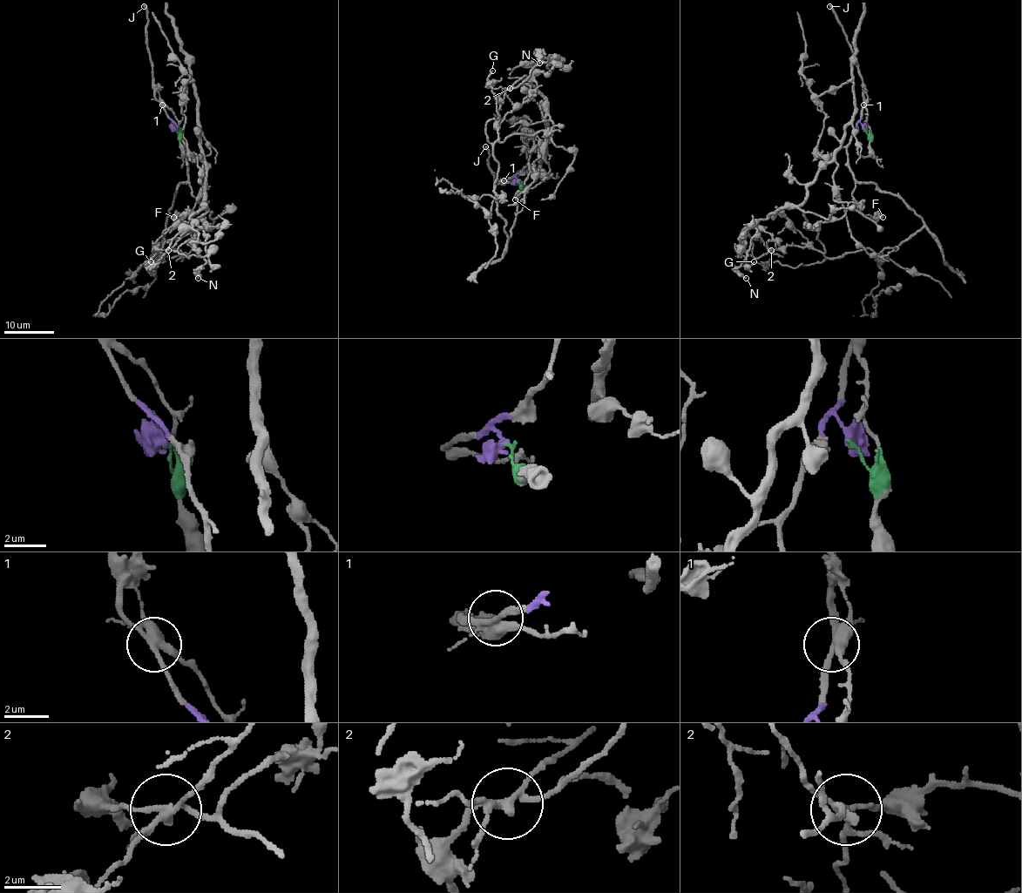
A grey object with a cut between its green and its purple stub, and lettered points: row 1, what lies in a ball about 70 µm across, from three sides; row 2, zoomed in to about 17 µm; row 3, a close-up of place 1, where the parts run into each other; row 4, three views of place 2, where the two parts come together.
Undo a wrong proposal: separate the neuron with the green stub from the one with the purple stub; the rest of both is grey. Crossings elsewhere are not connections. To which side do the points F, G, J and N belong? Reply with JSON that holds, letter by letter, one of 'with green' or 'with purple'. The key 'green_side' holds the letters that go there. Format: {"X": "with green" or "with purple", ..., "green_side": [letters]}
{"F": "with purple", "G": "with purple", "J": "with purple", "N": "with purple", "green_side": []}

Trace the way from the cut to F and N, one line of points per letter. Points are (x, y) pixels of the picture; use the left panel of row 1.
F: (177, 128), (186, 147), (186, 165), (192, 195), (199, 206), (192, 215), (173, 216)
N: (177, 128), (187, 178), (151, 258), (159, 245), (201, 256), (197, 278)

